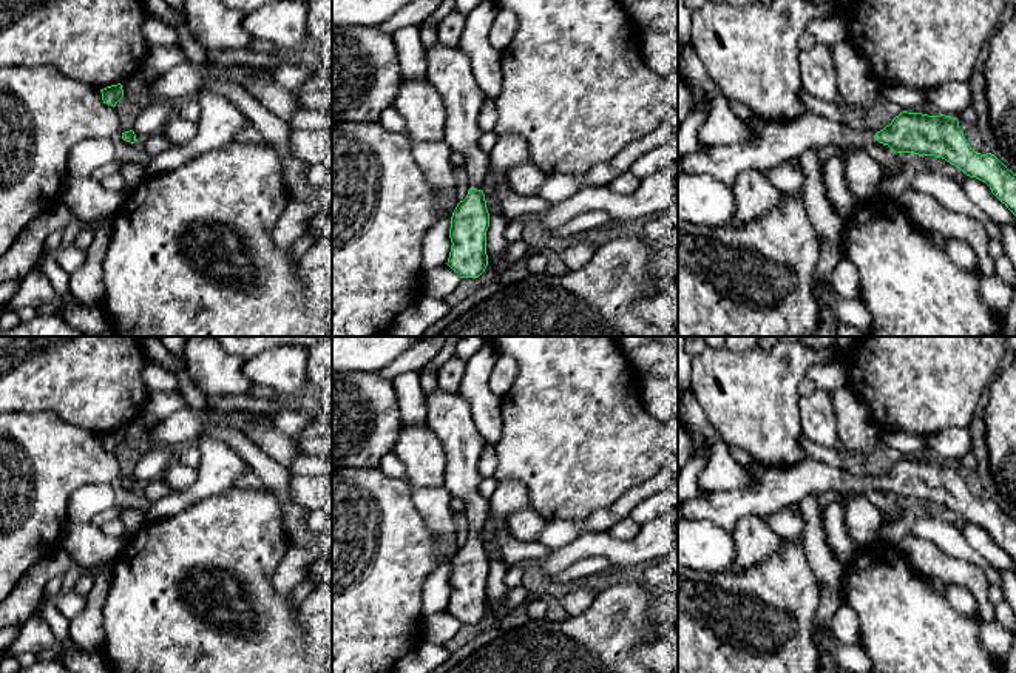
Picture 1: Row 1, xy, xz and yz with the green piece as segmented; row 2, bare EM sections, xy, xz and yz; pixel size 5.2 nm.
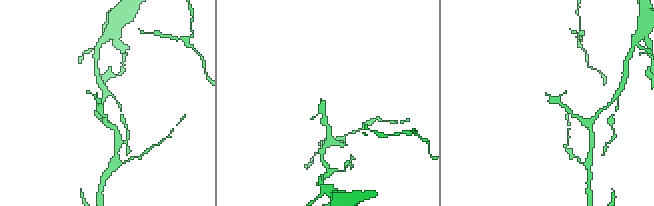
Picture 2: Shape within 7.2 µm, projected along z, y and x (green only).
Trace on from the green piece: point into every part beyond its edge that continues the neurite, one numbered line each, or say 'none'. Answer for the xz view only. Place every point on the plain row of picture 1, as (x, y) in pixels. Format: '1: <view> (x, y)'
1: xz (450, 415)

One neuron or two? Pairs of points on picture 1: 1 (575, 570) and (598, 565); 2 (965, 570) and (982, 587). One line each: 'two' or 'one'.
1: one
2: one

